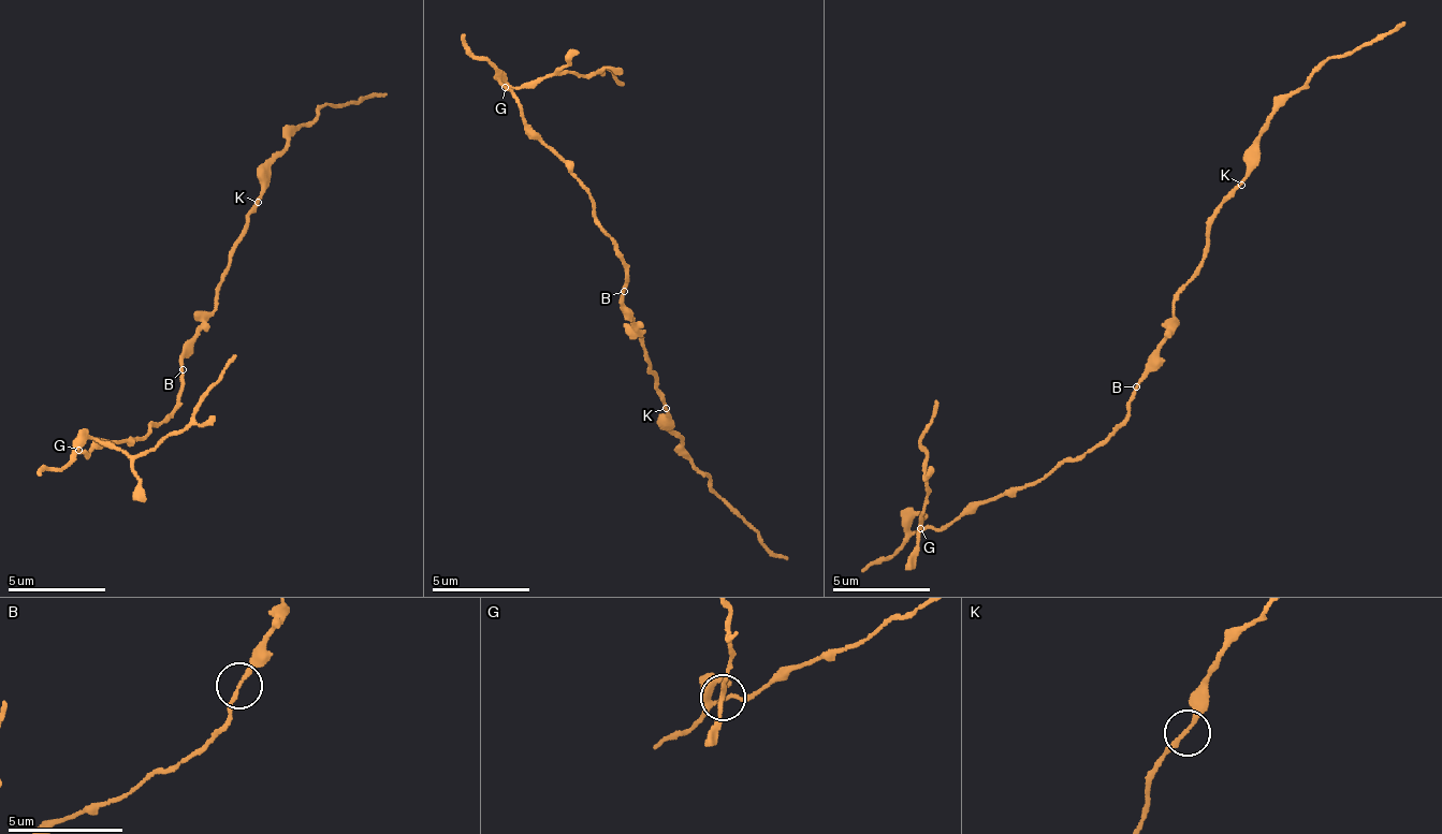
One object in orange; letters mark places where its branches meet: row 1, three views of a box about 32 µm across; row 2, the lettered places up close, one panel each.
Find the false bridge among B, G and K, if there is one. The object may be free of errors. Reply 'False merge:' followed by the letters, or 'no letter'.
False merge: no letter

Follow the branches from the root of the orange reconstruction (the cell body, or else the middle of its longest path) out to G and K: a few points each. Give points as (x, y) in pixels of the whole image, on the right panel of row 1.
G: (1136, 392), (1130, 416), (1101, 442), (1054, 465), (1022, 488), (978, 502), (953, 525), (936, 530), (919, 526)
K: (1136, 392), (1147, 357), (1165, 341), (1177, 289), (1202, 262), (1202, 248), (1208, 243), (1217, 206), (1241, 185)

